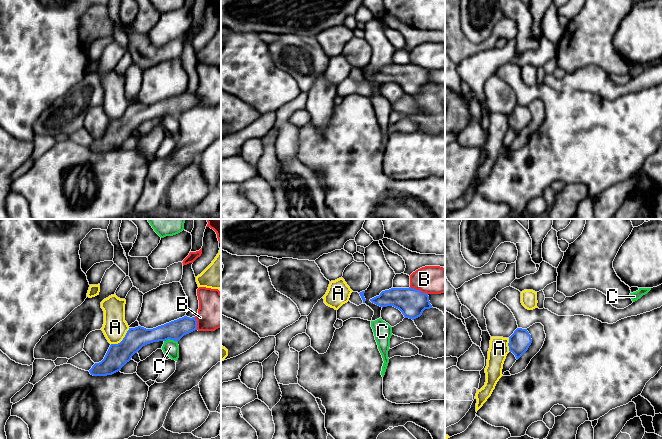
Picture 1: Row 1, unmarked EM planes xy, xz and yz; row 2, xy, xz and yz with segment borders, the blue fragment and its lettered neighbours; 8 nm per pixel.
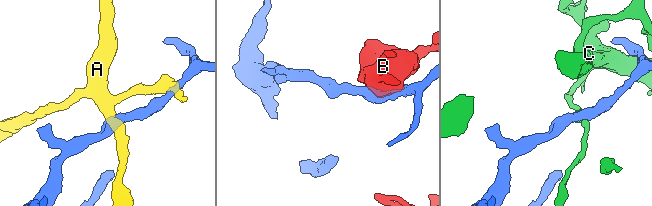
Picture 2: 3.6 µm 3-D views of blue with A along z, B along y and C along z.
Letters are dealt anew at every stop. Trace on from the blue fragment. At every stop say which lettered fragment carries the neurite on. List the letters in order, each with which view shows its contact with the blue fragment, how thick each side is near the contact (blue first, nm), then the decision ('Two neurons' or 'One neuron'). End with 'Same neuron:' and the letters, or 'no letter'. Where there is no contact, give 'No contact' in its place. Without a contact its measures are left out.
A: Touches blue in xy. Thickness 180 nm (blue) against 200 nm. Two neurons
B: Touches blue in xz. Thickness 220 nm (blue) against 220 nm. Two neurons
C: Touches blue in xy. Thickness 160 nm (blue) against 130 nm. Two neurons
Same neuron: no letter

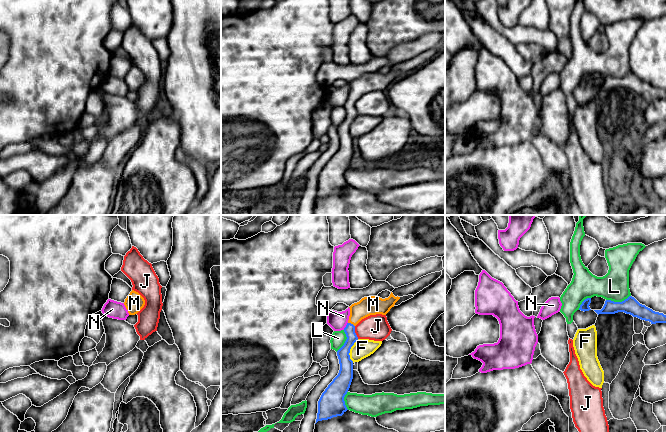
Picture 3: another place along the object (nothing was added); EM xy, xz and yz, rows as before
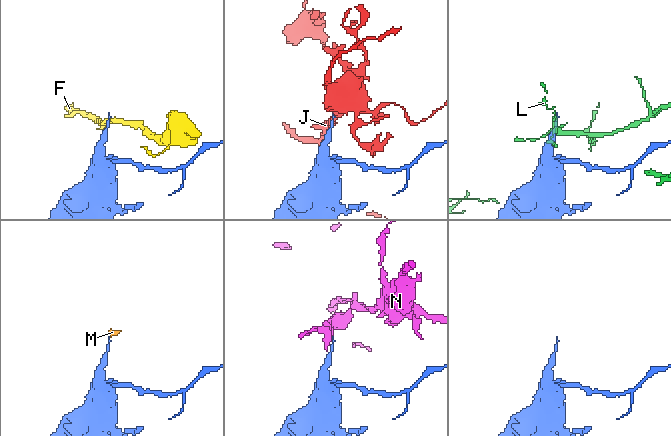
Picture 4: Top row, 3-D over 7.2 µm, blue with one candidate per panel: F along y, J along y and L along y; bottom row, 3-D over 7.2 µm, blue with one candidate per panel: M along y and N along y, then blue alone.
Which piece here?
F: Touches blue in xz. Thickness 140 nm (blue) against 160 nm. Two neurons
J: Touches blue in xz. Thickness 100 nm (blue) against 200 nm. Two neurons
L: Touches blue in yz. Thickness 130 nm (blue) against 240 nm. Two neurons
M: Touches blue in xz. Thickness 100 nm (blue) against 160 nm. One neuron
N: Touches blue in xz. Thickness 100 nm (blue) against 150 nm. Two neurons
Same neuron: M

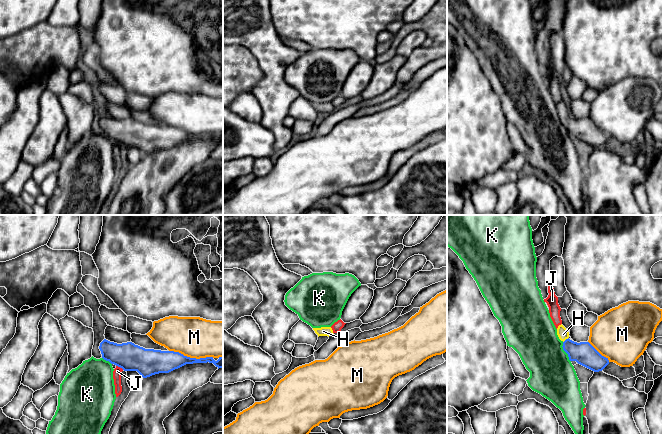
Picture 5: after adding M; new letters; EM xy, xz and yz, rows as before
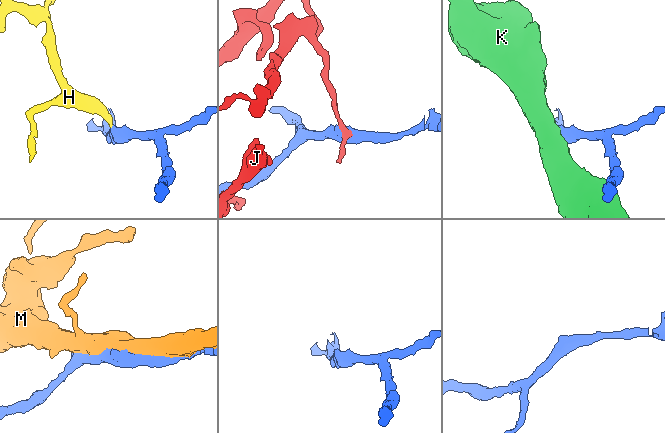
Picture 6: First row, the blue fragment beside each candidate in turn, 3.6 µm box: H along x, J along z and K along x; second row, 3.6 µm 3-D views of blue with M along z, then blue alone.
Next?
H: Touches blue in yz. Thickness 180 nm (blue) against 90 nm. One neuron
J: Touches blue in xy. Thickness 220 nm (blue) against 70 nm. Two neurons
K: Touches blue in yz. Thickness 180 nm (blue) against 360 nm. Two neurons
M: Touches blue in xy. Thickness 180 nm (blue) against 320 nm. Two neurons
Same neuron: H

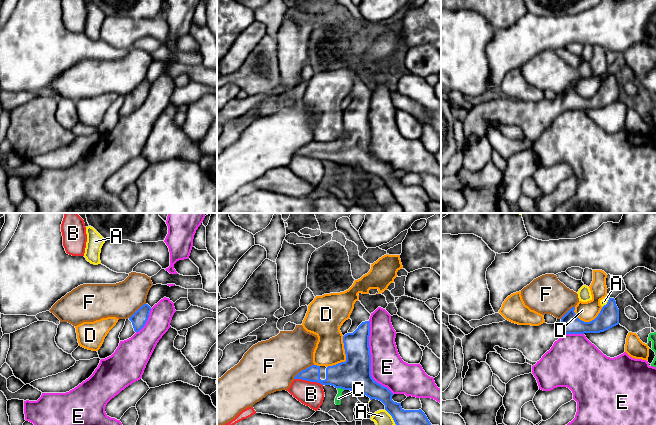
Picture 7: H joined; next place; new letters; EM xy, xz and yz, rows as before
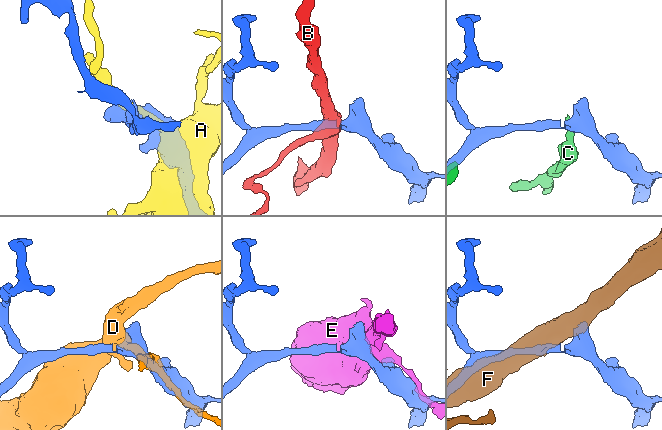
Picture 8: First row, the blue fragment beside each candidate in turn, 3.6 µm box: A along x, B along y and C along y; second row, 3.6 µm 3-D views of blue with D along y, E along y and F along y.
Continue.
A: Touches blue in xz. Thickness 220 nm (blue) against 140 nm. Two neurons
B: Touches blue in xz. Thickness 180 nm (blue) against 200 nm. Two neurons
C: Touches blue in xz. Thickness 260 nm (blue) against 50 nm. Two neurons
D: Touches blue in xz. Thickness 260 nm (blue) against 240 nm. Two neurons
E: Touches blue in xz. Thickness 260 nm (blue) against 280 nm. Two neurons
F: Touches blue in xz. Thickness 130 nm (blue) against 400 nm. Two neurons
Same neuron: no letter

